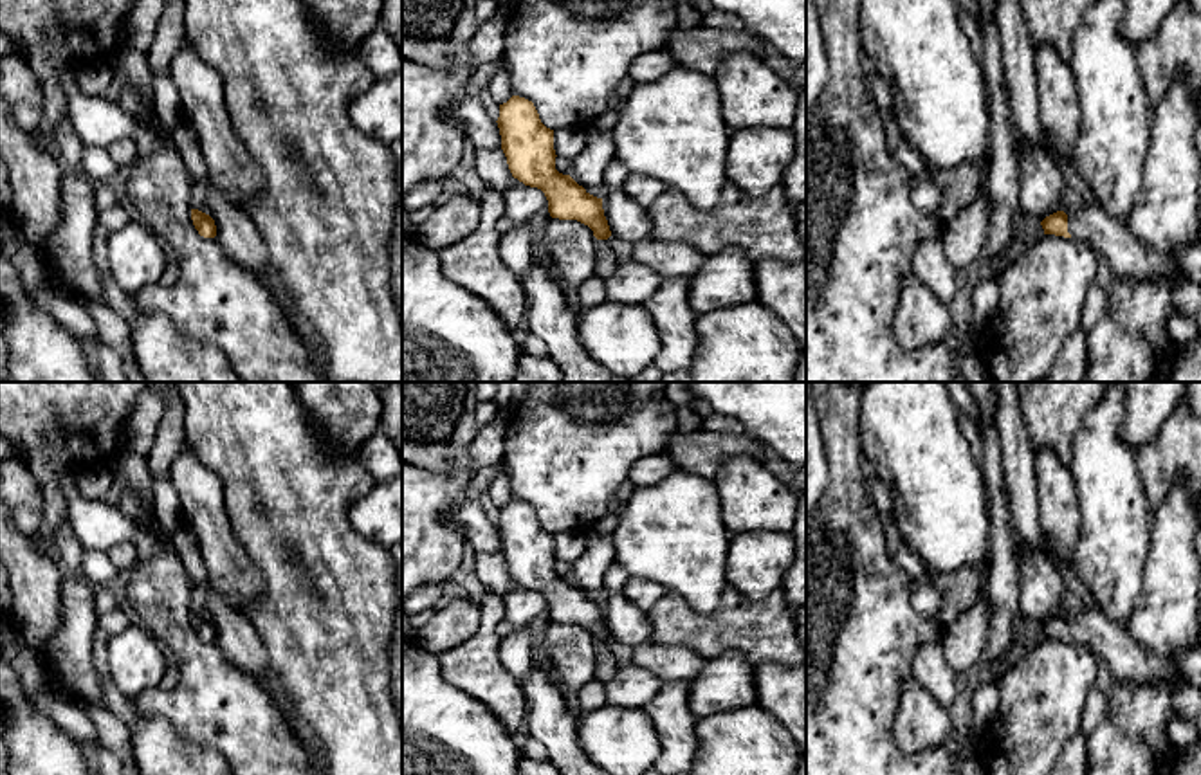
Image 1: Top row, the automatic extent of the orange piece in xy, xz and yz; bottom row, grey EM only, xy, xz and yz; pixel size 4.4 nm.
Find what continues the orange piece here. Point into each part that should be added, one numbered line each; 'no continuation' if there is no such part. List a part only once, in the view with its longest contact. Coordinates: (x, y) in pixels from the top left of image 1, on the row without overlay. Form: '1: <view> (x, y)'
1: yz (1129, 662)

